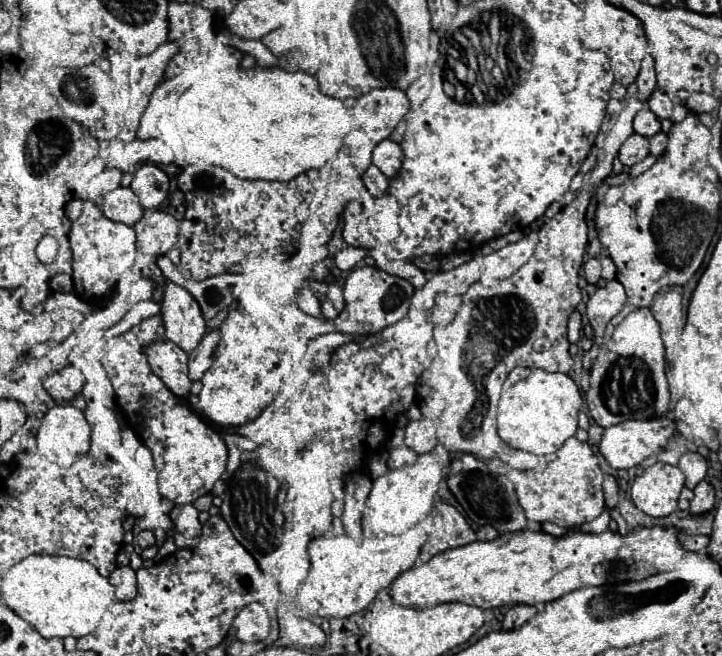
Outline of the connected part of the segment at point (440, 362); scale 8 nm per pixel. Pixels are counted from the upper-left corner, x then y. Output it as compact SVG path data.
M587 190L577 192L571 204L563 206L561 212L543 222L535 254L523 268L519 268L511 278L475 282L463 294L463 306L457 312L457 316L447 326L435 326L437 354L431 366L419 376L415 404L419 406L421 414L435 424L437 442L443 444L449 452L469 452L481 460L499 458L515 470L541 468L539 456L511 448L499 438L495 426L497 402L507 374L519 364L527 368L541 368L547 372L563 372L563 374L567 374L573 366L567 342L567 318L571 310L581 302L581 290L577 286L577 280L579 280L579 268L587 252L588 224L585 222L585 210L591 200L591 193Z

